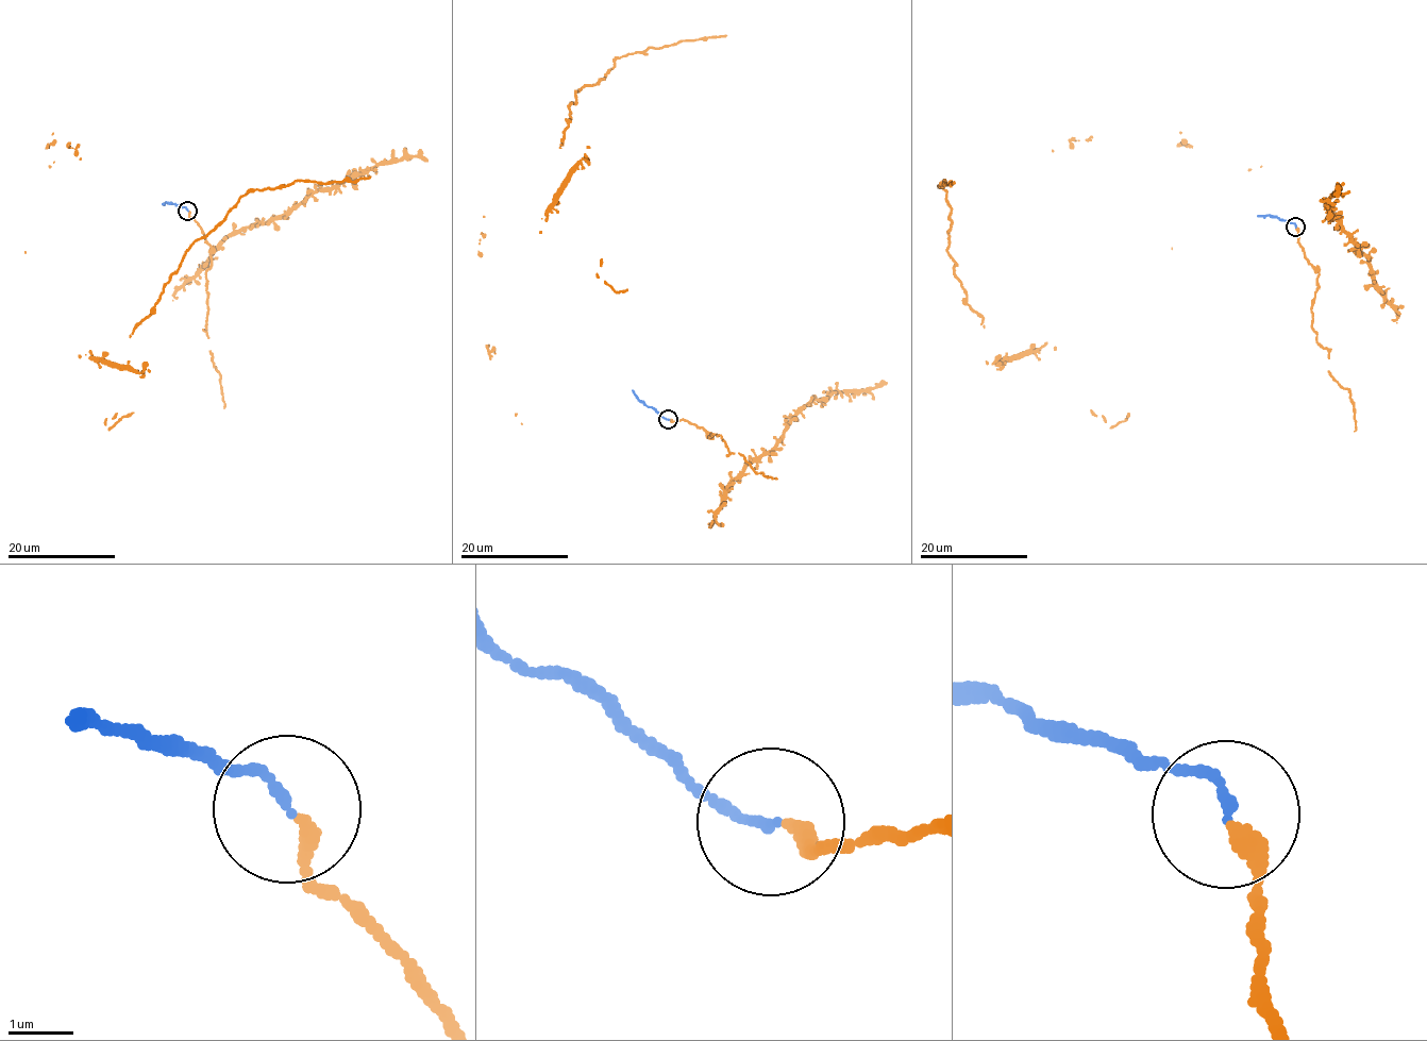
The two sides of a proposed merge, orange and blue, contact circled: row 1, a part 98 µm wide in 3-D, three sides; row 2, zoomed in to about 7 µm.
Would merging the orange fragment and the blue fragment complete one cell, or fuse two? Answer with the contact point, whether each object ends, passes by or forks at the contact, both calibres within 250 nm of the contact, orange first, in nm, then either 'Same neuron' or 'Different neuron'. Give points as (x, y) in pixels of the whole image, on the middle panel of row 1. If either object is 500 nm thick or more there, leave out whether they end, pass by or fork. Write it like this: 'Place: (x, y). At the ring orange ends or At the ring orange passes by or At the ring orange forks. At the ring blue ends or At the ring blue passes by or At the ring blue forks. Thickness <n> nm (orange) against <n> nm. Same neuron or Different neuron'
Place: (668, 419). At the ring orange ends. At the ring blue ends. Thickness 240 nm (orange) against 140 nm. Same neuron

